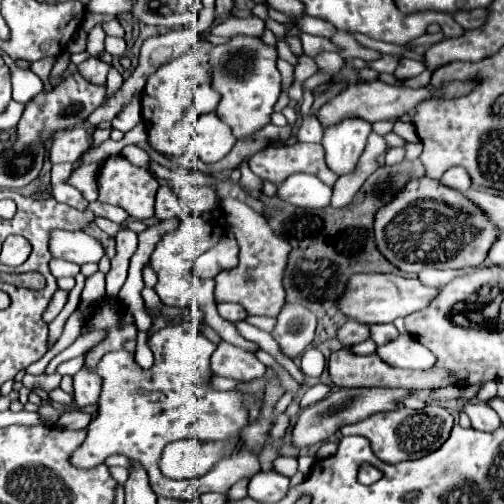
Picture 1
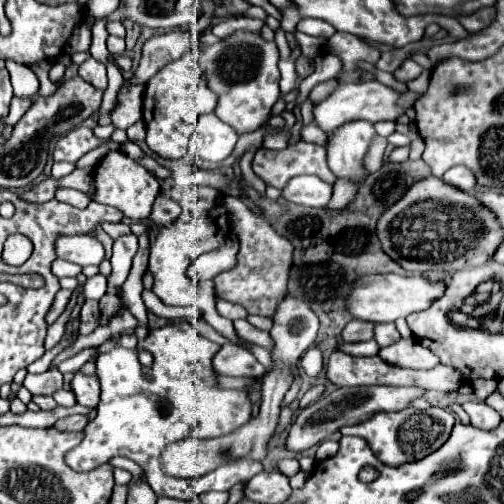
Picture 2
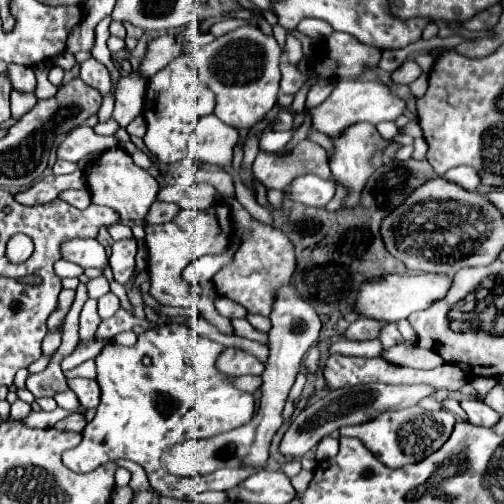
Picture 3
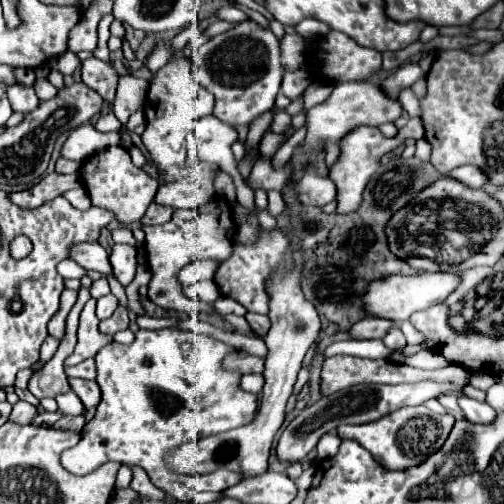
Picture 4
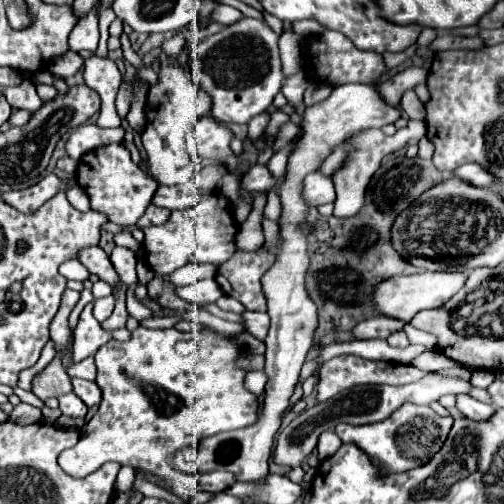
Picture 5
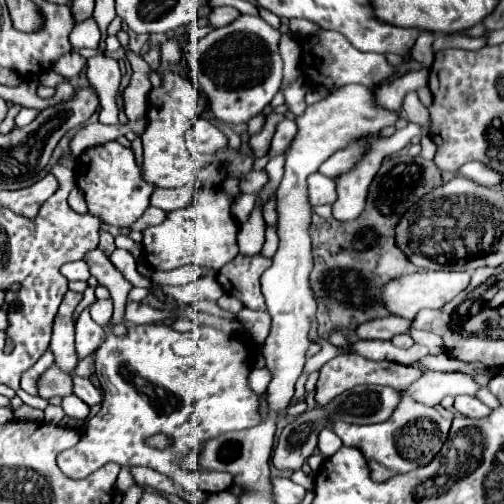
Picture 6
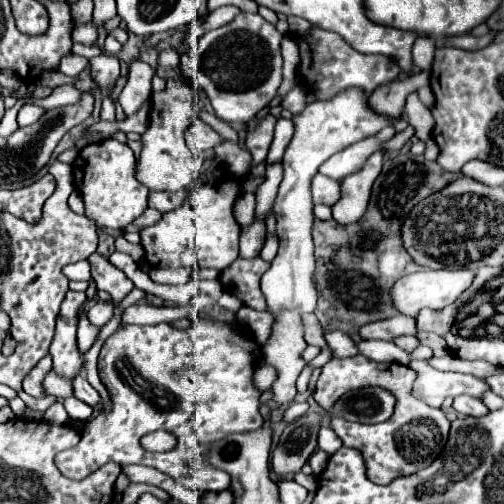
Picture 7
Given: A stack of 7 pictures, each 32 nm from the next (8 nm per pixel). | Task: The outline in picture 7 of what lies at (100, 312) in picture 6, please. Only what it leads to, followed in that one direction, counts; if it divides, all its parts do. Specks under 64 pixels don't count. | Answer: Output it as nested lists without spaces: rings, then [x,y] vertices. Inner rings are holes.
[[[102,302],[102,304],[94,304],[90,310],[88,310],[88,320],[92,326],[100,328],[104,326],[110,318],[112,318],[112,304],[110,302]]]

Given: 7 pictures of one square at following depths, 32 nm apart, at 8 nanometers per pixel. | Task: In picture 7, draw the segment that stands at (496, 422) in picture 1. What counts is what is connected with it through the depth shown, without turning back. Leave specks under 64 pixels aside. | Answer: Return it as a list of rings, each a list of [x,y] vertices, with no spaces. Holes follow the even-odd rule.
[[[456,396],[452,406],[456,412],[460,412],[464,416],[484,416],[488,412],[484,402],[480,402],[478,398],[472,398],[472,396]]]

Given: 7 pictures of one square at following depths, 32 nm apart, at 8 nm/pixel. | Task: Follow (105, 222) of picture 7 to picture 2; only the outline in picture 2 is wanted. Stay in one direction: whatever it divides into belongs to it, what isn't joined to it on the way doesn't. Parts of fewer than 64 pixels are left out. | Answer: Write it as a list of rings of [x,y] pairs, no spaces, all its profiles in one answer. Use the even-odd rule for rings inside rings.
[[[114,150],[108,152],[98,166],[92,172],[92,184],[94,184],[94,202],[114,206],[118,208],[124,218],[128,220],[146,220],[152,212],[152,204],[160,192],[160,184],[154,174],[150,174],[146,168],[138,166],[132,158],[124,156],[124,152]]]

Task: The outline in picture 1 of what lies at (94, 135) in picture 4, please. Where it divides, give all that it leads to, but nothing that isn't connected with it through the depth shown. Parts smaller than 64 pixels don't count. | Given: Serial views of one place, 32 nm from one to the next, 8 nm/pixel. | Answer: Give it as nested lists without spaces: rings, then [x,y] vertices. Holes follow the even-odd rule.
[[[76,126],[72,130],[62,130],[54,134],[54,144],[50,150],[50,162],[76,162],[90,146],[94,144],[92,134],[84,126]]]

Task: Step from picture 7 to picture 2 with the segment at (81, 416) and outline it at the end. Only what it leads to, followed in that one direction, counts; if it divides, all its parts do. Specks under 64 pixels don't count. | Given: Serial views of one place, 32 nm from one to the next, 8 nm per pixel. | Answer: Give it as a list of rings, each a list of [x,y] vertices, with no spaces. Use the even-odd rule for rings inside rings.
[[[58,390],[58,392],[54,394],[54,400],[58,402],[58,406],[64,406],[64,408],[76,406],[76,396],[74,396],[70,390]]]

